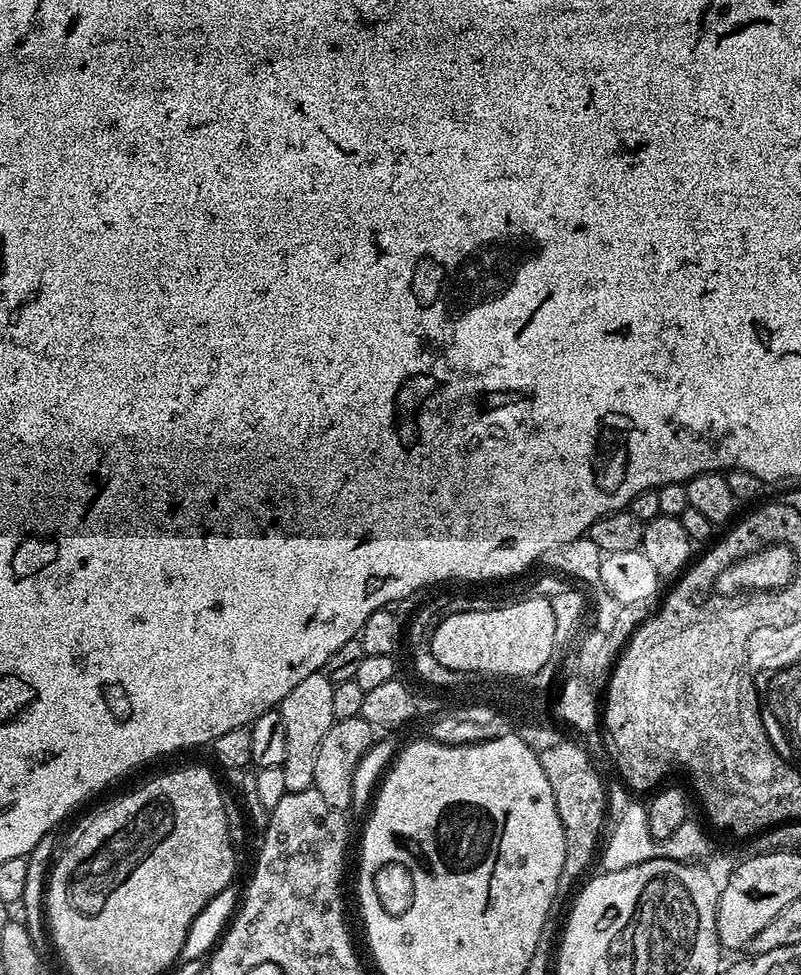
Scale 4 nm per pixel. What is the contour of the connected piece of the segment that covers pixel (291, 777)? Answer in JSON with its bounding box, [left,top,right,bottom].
[278,671,337,792]

